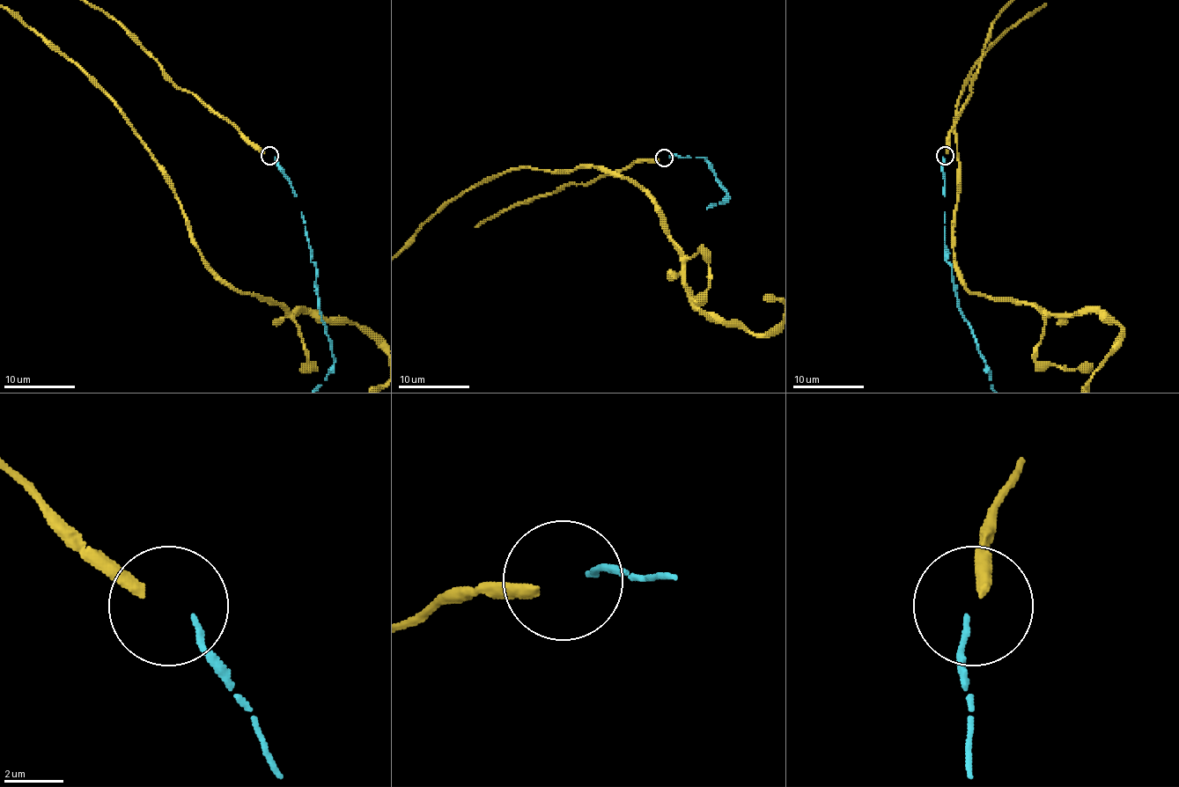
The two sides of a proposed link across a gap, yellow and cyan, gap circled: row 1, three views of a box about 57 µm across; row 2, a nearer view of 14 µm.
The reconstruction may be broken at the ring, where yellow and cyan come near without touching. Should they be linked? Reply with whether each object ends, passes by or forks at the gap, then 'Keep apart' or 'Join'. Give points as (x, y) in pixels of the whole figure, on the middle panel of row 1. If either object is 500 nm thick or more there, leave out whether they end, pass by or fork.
At the ring yellow ends. At the ring cyan ends. Keep apart

